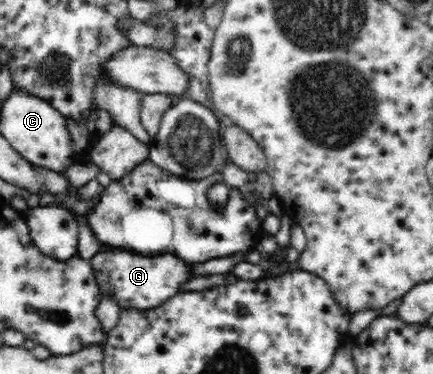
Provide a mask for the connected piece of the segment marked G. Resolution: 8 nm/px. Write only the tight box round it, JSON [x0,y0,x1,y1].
[89,246,194,311]

